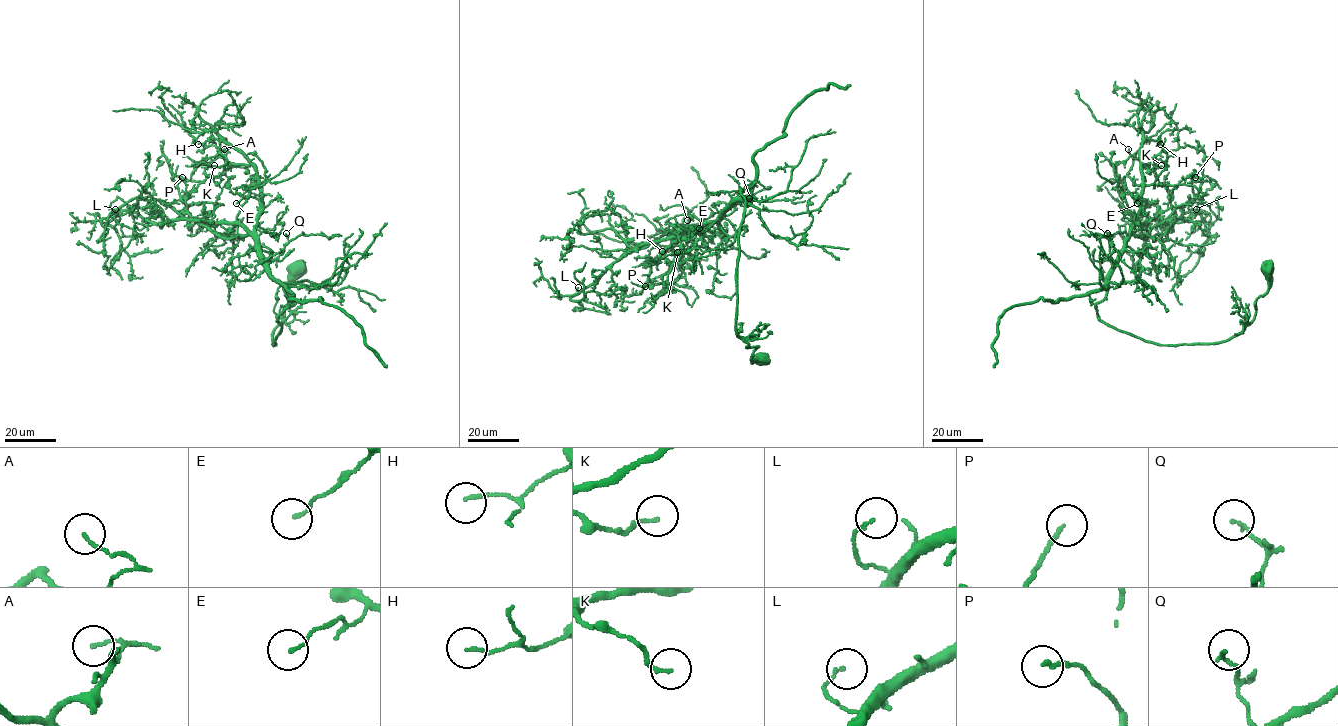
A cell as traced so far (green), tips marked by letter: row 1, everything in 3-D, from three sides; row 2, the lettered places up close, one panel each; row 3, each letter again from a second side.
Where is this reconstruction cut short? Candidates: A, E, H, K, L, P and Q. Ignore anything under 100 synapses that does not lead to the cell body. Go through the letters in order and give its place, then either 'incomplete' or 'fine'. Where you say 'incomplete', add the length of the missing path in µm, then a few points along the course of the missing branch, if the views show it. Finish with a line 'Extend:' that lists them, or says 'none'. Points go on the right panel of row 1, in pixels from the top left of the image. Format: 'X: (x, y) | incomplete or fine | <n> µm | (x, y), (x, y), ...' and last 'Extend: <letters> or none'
A: (1128, 149) | fine
E: (1137, 203) | fine
H: (1160, 144) | fine
K: (1161, 165) | fine
L: (1196, 209) | fine
P: (1195, 177) | fine
Q: (1107, 233) | fine
Extend: none

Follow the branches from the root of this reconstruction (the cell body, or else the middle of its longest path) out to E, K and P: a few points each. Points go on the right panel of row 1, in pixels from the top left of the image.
E: (1269, 268), (1254, 319), (1227, 340), (1155, 344), (1107, 326), (1095, 305), (1139, 210), (1134, 196), (1137, 203)
K: (1269, 268), (1254, 319), (1223, 341), (1155, 344), (1102, 322), (1095, 305), (1139, 210), (1141, 165), (1161, 165)
P: (1269, 268), (1254, 319), (1223, 341), (1155, 344), (1100, 319), (1126, 240), (1188, 202), (1195, 177)

